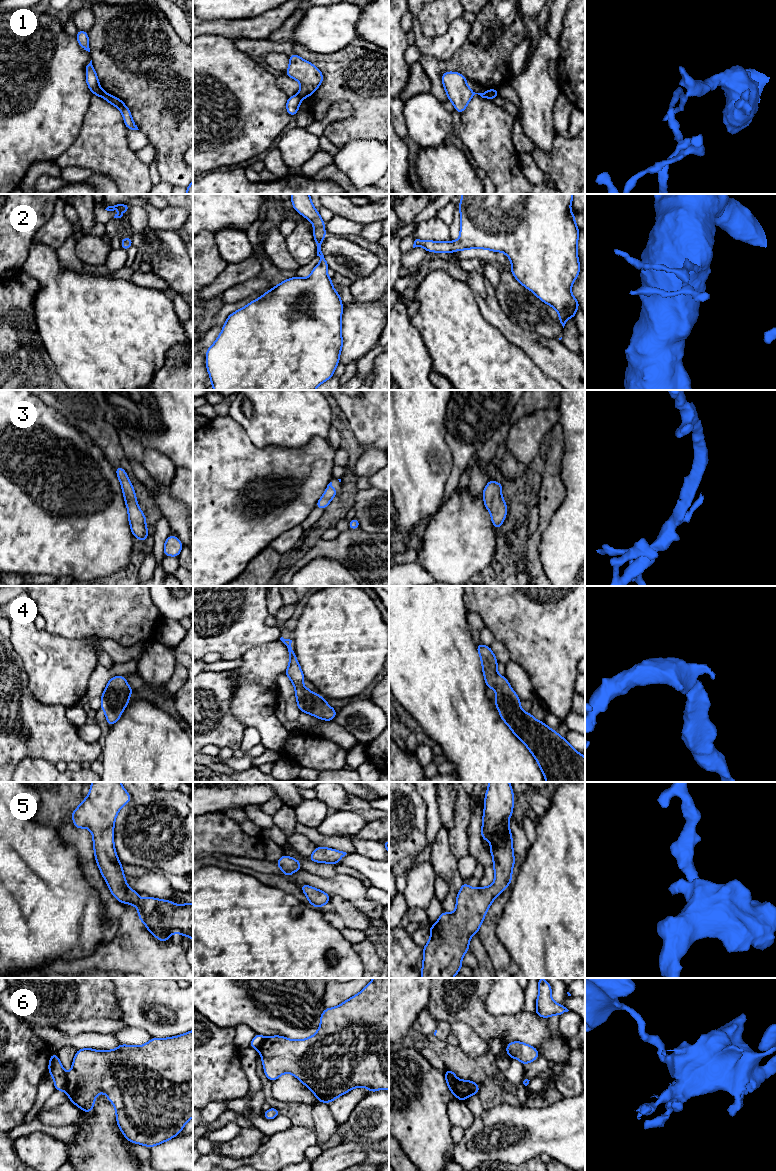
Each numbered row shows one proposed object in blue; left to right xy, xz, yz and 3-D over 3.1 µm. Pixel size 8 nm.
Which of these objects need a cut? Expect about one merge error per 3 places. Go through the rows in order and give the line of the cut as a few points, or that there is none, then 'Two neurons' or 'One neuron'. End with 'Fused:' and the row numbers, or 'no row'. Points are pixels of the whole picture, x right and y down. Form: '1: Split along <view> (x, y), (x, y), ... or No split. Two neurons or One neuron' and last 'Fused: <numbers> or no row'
1: Split along xy (105, 92), (102, 97). Two neurons
2: No split. One neuron
3: No split. One neuron
4: No split. One neuron
5: No split. One neuron
6: Split along xy (70, 1074), (70, 1080), (65, 1090). Two neurons
Fused: 1, 6

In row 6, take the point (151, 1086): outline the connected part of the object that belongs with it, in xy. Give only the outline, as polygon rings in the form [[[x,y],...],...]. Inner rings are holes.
[[[193,1030],[164,1039],[151,1038],[142,1046],[120,1044],[116,1049],[107,1051],[98,1051],[91,1048],[77,1050],[72,1062],[70,1082],[66,1088],[69,1100],[84,1112],[90,1113],[93,1110],[95,1098],[100,1092],[105,1093],[108,1100],[115,1106],[117,1125],[128,1141],[152,1148],[177,1136],[183,1130],[185,1124],[193,1117]]]

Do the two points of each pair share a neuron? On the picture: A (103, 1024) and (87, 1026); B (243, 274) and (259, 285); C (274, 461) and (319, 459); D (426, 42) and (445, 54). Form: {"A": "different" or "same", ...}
{"A": "same", "B": "different", "C": "same", "D": "same"}

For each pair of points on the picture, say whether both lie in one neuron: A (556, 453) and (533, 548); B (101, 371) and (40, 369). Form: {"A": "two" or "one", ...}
{"A": "one", "B": "two"}

